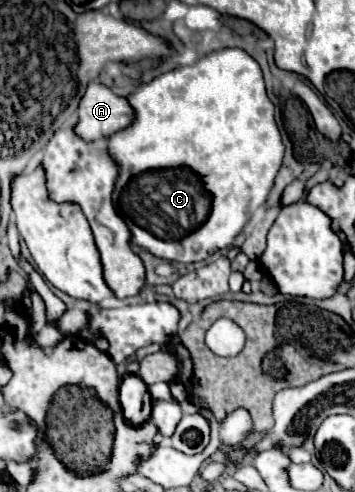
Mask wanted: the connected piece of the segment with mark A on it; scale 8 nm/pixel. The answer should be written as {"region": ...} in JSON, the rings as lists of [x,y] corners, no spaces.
{"region":[[[90,81],[86,93],[78,105],[78,121],[74,125],[74,133],[96,145],[106,145],[106,139],[124,127],[130,125],[134,117],[132,107],[126,97],[116,95],[112,89]]]}

